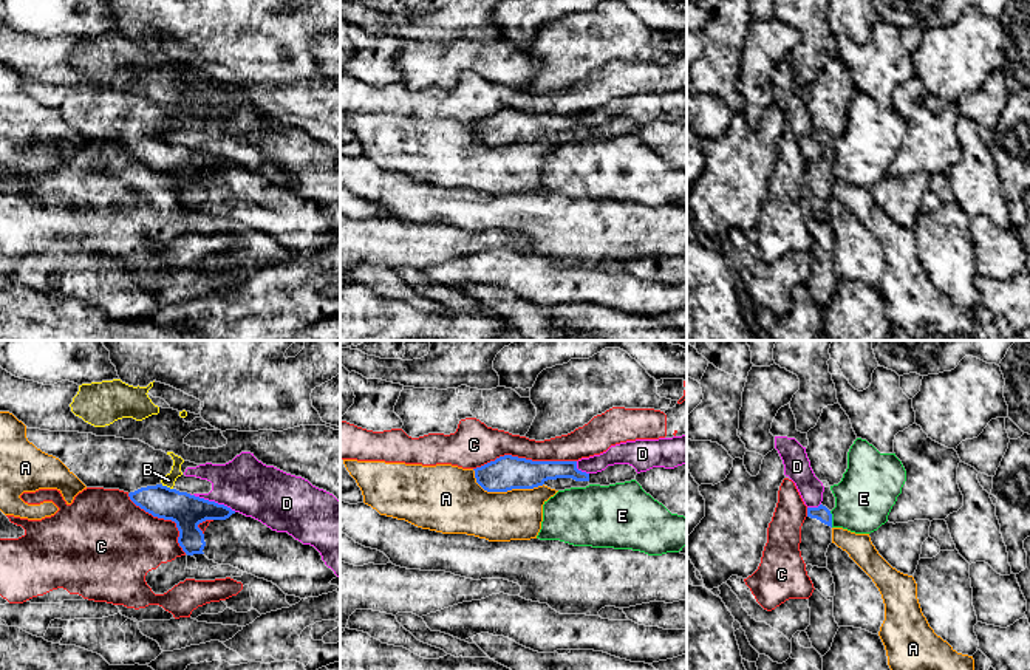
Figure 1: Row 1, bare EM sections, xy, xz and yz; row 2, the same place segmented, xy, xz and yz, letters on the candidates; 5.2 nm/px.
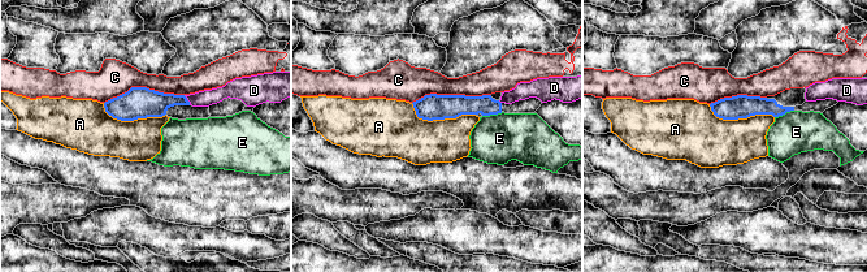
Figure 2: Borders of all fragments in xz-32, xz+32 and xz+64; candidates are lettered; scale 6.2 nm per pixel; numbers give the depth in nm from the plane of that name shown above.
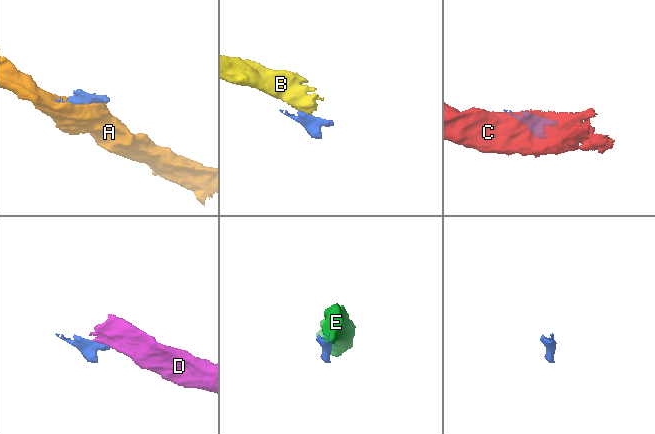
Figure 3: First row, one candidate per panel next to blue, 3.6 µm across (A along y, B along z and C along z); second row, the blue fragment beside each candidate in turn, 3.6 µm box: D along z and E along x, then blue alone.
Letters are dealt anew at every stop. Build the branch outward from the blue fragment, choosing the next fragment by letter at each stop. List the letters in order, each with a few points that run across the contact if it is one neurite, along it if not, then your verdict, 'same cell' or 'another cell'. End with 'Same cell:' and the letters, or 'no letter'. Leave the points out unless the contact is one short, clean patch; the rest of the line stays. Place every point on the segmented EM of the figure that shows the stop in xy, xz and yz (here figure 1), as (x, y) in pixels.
A: another cell
B: line xy (161, 485), (172, 489); another cell
C: another cell
D: line xy (194, 494), (223, 503), (235, 511); another cell
E: another cell
Same cell: no letter

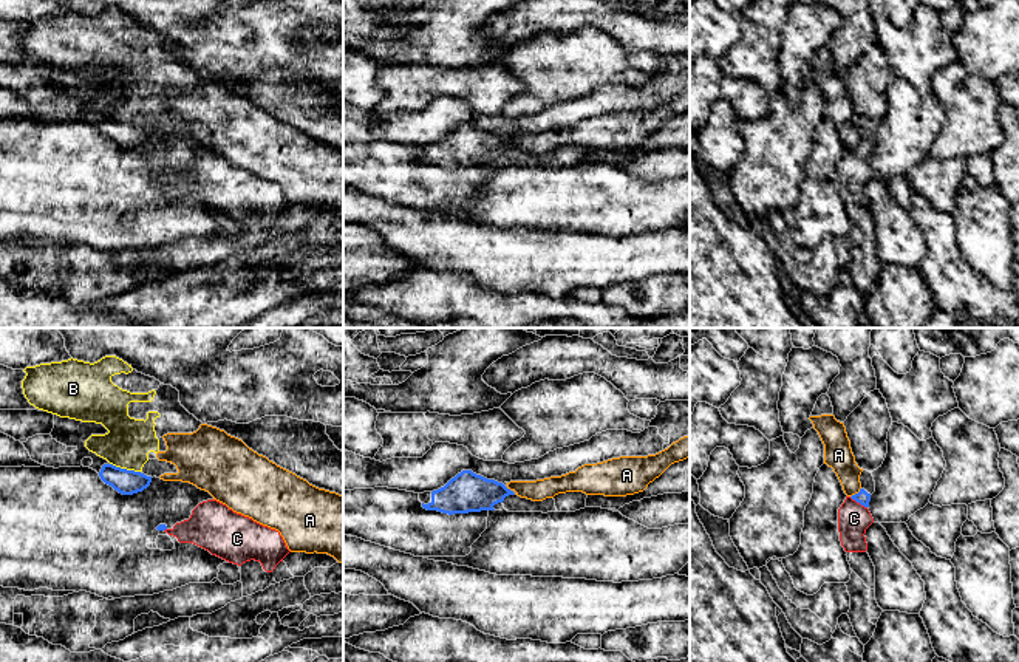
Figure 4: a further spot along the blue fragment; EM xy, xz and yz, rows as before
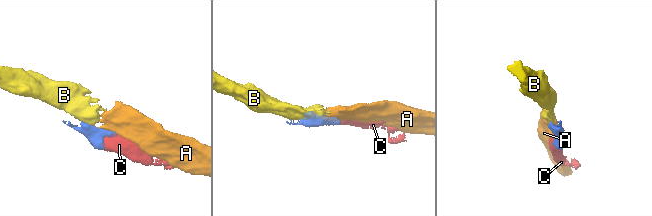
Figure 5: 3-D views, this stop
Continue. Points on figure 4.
A: line yz (860, 487), (851, 497); another cell
B: line xy (110, 463), (139, 472); another cell
C: line yz (862, 497), (858, 501), (854, 509), (854, 518); same cell
Same cell: C

